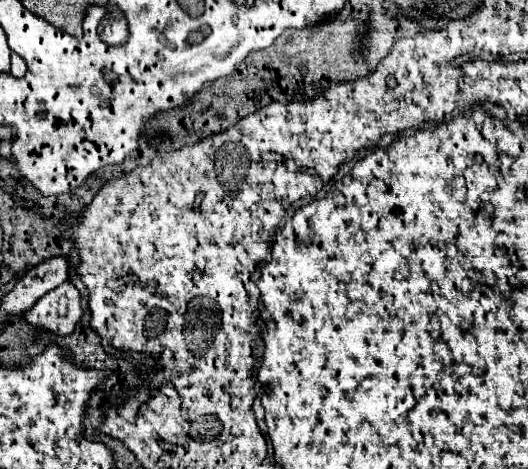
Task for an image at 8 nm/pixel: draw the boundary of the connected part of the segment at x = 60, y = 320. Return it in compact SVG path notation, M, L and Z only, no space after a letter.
M66 281L38 299L36 305L24 313L24 321L36 329L64 337L74 331L80 315L80 293L70 281Z

